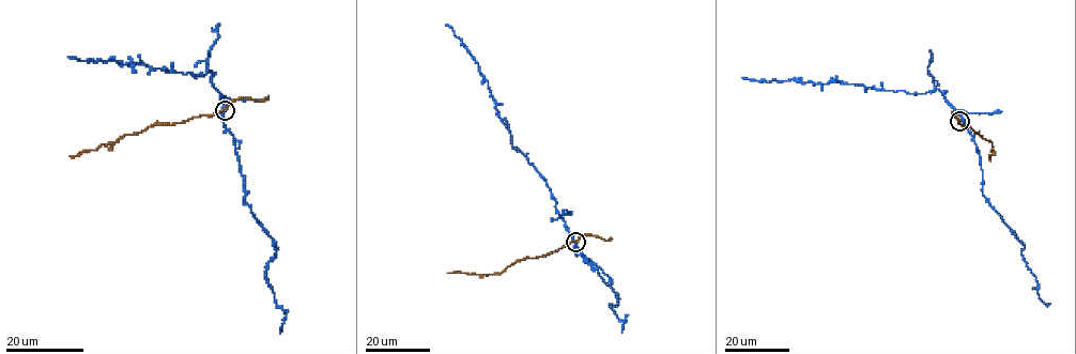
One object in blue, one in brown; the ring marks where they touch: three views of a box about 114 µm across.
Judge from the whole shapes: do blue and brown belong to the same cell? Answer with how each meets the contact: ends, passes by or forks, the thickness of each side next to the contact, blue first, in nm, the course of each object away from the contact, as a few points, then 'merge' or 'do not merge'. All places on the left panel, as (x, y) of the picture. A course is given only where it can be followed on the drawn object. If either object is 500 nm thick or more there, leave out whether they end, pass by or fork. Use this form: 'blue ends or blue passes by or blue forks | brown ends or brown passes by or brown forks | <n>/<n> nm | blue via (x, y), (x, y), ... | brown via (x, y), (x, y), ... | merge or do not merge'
blue ends | brown passes by | 440/140 nm | blue via (225, 109), (210, 71), (194, 76), (132, 61), (119, 64), (110, 59), (88, 61), (67, 56) | brown via (225, 109), (171, 124), (154, 124), (134, 135), (123, 135), (113, 142), (101, 144), (94, 151), (70, 156) | do not merge

